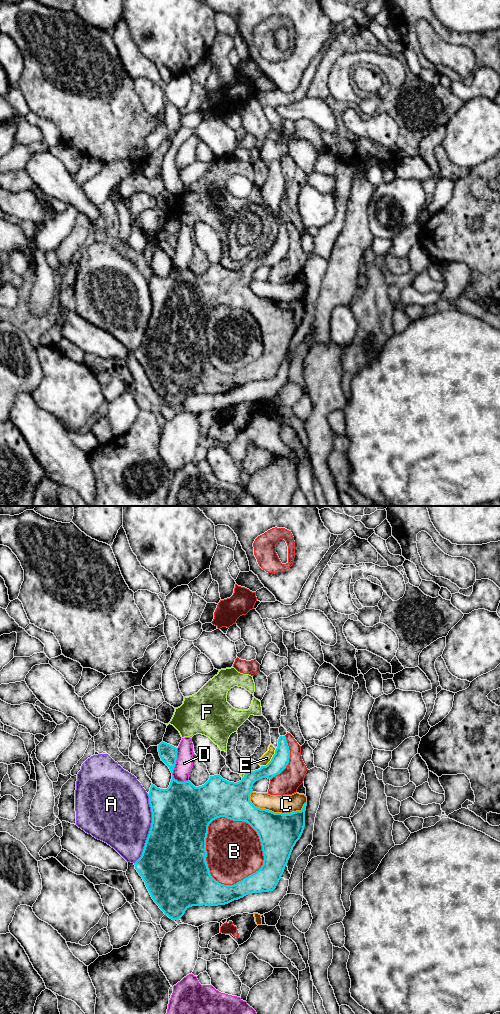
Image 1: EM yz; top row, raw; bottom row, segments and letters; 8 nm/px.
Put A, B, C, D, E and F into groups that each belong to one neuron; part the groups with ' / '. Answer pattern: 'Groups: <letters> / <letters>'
Groups: A / B / C / D / E F

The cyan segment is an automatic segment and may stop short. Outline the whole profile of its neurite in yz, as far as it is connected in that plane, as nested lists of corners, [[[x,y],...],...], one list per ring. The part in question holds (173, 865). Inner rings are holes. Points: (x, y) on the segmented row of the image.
[[[280,736],[271,761],[258,770],[245,773],[237,783],[214,775],[204,785],[195,787],[189,780],[178,782],[172,775],[167,789],[151,785],[148,794],[152,812],[151,828],[142,855],[134,865],[154,902],[170,919],[180,919],[192,906],[225,905],[248,894],[269,892],[276,888],[293,847],[303,833],[307,802],[301,811],[274,813],[255,807],[250,801],[250,794],[256,781],[262,778],[272,779],[280,774],[288,765],[289,758],[286,737]],[[220,817],[248,823],[257,832],[262,846],[264,860],[261,868],[234,885],[216,881],[211,876],[206,861],[208,826]]]

